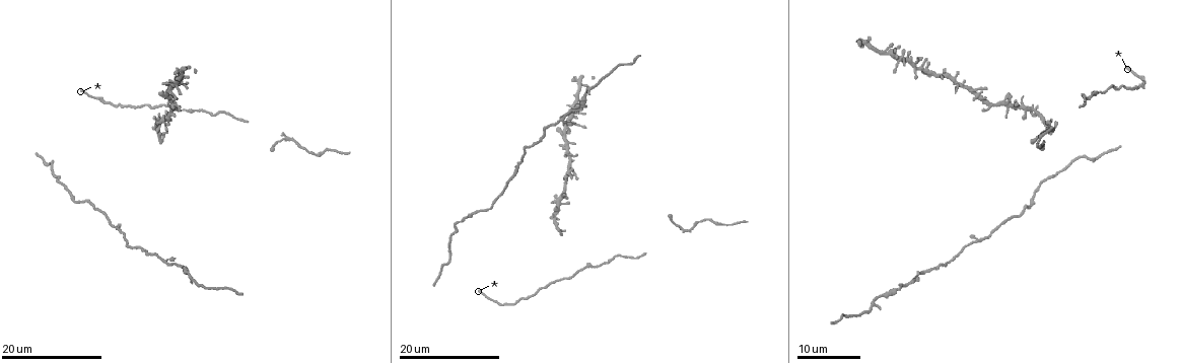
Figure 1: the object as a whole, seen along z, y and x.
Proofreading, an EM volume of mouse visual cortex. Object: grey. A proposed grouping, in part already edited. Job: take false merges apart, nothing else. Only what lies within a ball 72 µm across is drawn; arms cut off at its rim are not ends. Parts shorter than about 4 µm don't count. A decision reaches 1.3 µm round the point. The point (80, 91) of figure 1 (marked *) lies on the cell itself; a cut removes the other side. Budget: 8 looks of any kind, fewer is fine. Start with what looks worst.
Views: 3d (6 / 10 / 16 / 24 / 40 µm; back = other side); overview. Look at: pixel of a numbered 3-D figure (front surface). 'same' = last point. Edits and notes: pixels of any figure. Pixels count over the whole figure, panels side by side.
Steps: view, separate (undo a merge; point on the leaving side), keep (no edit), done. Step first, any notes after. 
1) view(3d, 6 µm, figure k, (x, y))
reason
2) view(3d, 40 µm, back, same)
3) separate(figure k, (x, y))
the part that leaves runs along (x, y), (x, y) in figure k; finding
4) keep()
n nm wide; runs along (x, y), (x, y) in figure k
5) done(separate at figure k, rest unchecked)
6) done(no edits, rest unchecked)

view(3d, 16 µm, figure 1, (684, 231))
three-way junction

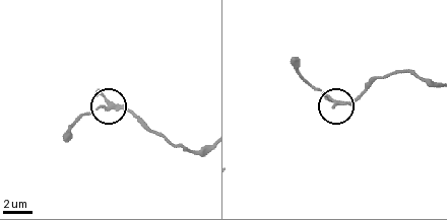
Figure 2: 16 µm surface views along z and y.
view(3d, 10 µm, figure 2, (109, 105))

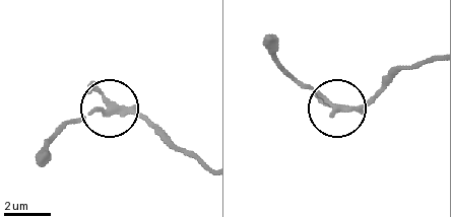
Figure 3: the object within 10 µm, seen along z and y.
keep()
side arm 5 µm; all the same cell

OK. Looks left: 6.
view(3d, 24 µm, figure 1, (169, 87))
calibre changes

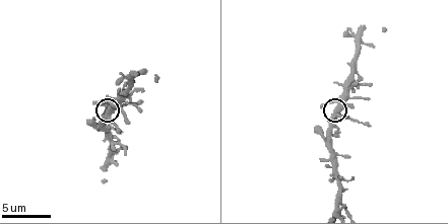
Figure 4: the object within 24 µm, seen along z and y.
view(3d, 10 µm, figure 4, (108, 111))
closer look

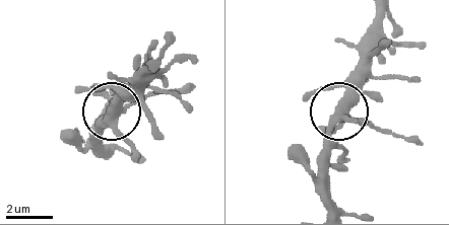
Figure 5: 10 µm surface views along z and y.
keep()
370 nm wide; runs along (328, 207), (328, 126), (361, 69) in figure 5; all the same cell

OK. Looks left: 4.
view(3d, 16 µm, figure 1, (192, 111))

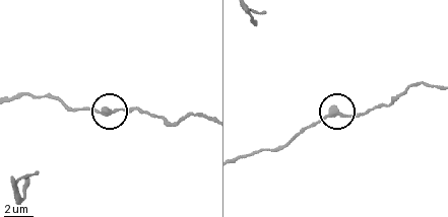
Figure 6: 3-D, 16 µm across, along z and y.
view(3d, 6 µm, figure 6, (331, 109))

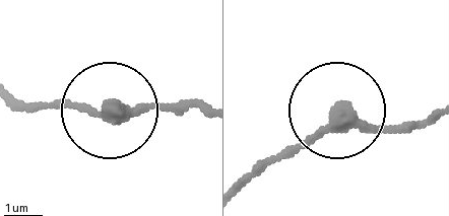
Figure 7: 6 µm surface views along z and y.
keep()
350 nm wide; continuous, no second cell

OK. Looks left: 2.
view(3d, 16 µm, figure 1, (515, 170))
two arms in line, one across

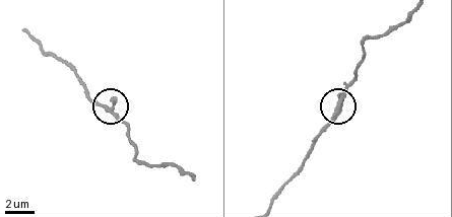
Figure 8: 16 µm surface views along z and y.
view(3d, 10 µm, figure 8, (110, 114))

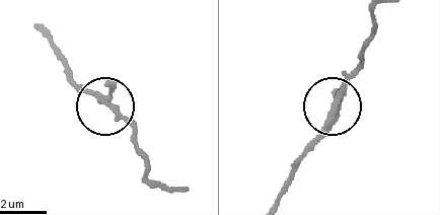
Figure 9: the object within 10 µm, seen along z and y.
keep()
3 arms; runs along (39, 31), (85, 89), (135, 123) in figure 9; all the same cell

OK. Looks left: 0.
done(no edits, rest unchecked)

